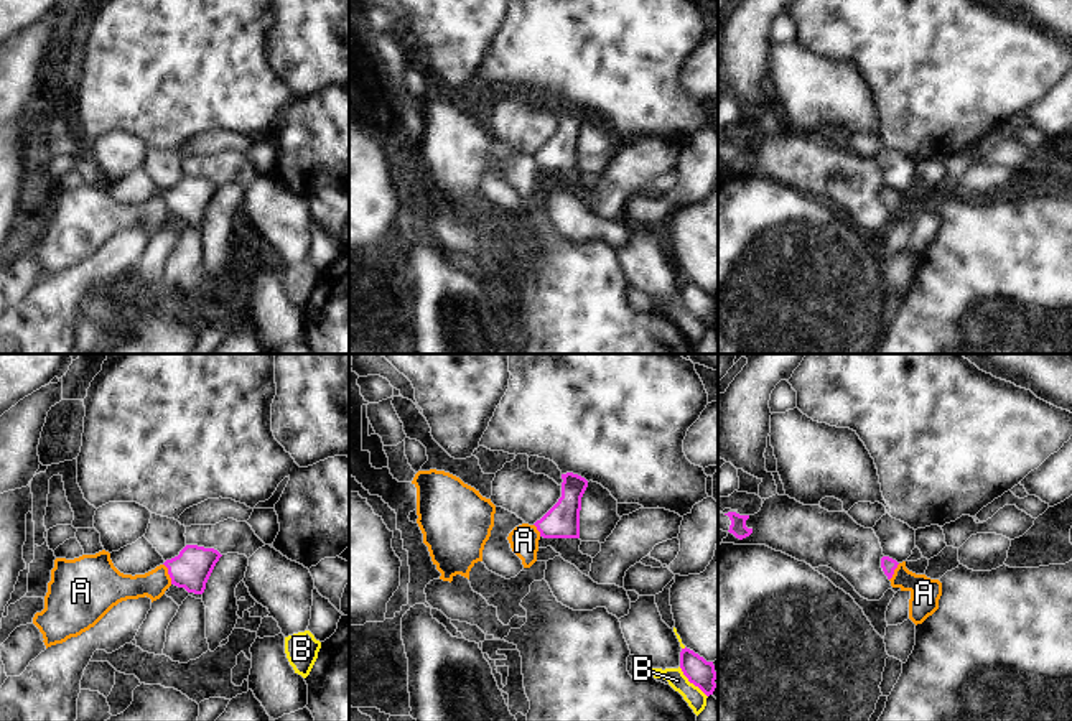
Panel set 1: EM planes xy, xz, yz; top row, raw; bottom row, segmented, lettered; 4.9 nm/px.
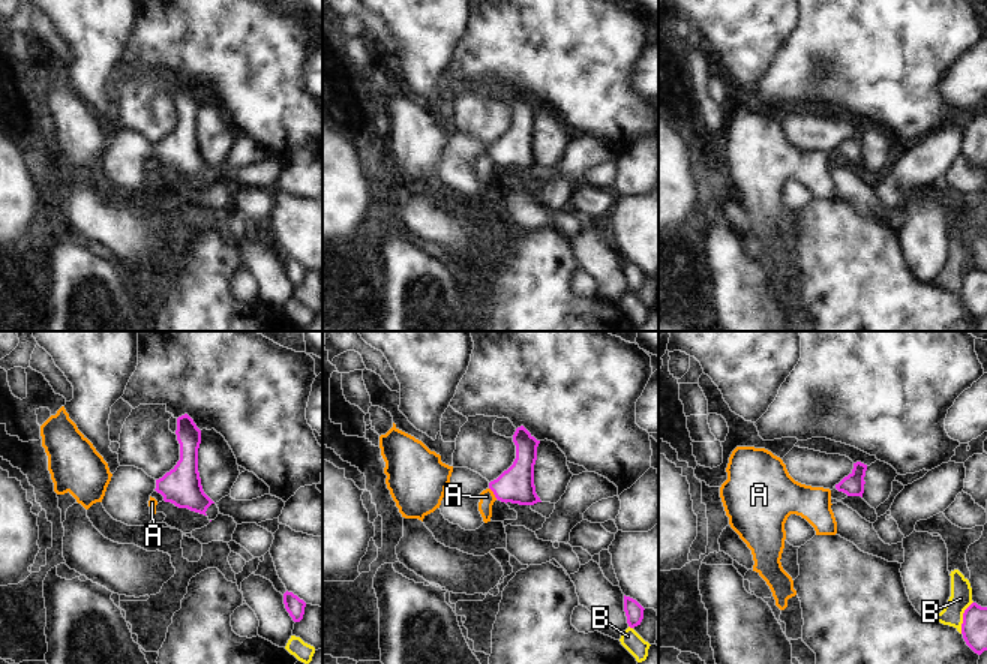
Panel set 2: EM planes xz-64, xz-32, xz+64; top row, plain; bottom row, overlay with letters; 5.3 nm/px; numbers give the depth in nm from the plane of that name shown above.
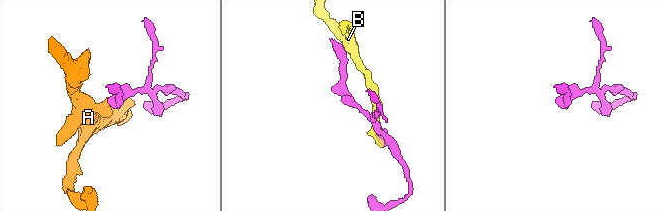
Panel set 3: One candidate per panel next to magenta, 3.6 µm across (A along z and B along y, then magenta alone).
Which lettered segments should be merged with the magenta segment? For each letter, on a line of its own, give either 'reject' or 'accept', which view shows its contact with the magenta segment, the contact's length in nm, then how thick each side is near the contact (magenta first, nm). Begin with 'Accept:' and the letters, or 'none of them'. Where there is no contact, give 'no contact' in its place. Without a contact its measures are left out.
Accept: none of them
A: reject; meets magenta in xy; contact 110 nm long; 190 nm thick on the magenta side, 140 nm on the other
B: reject; meets magenta in xz; contact 200 nm long; 130 nm thick on the magenta side, 100 nm on the other

